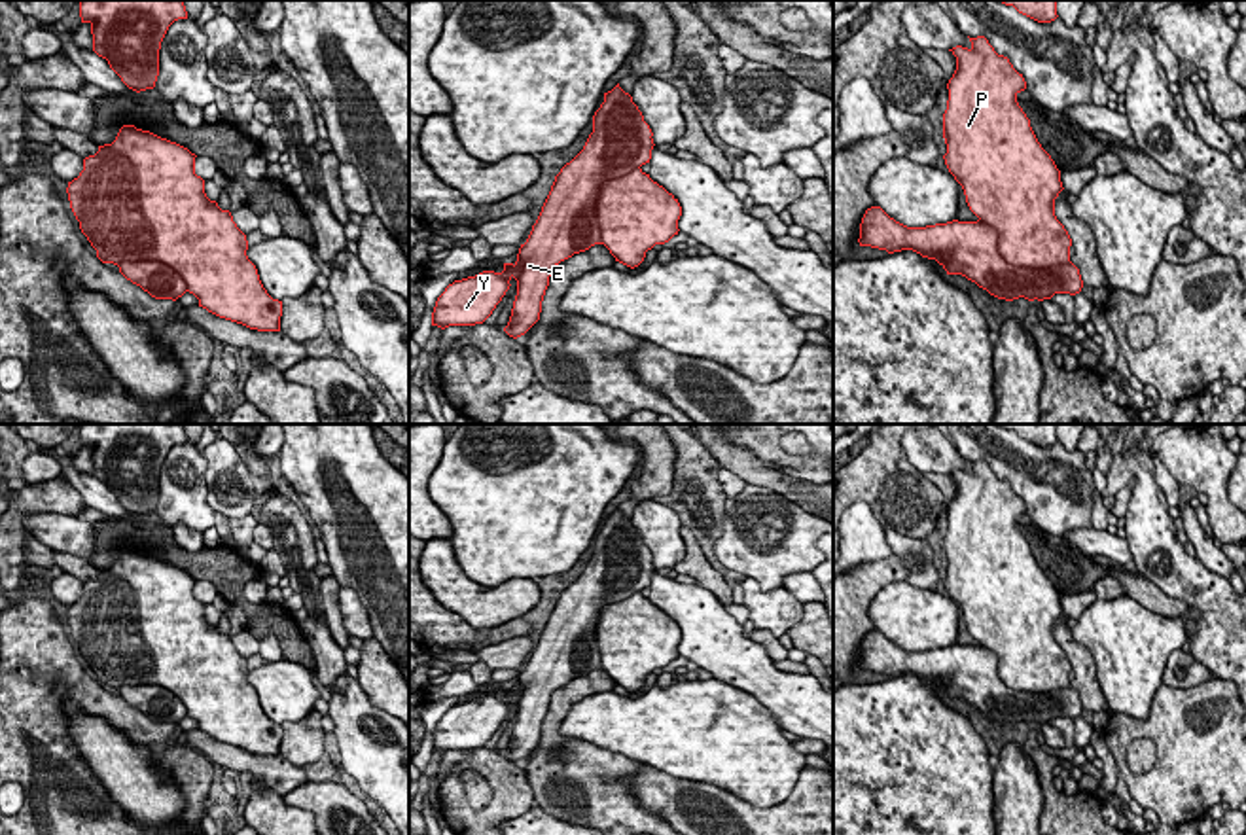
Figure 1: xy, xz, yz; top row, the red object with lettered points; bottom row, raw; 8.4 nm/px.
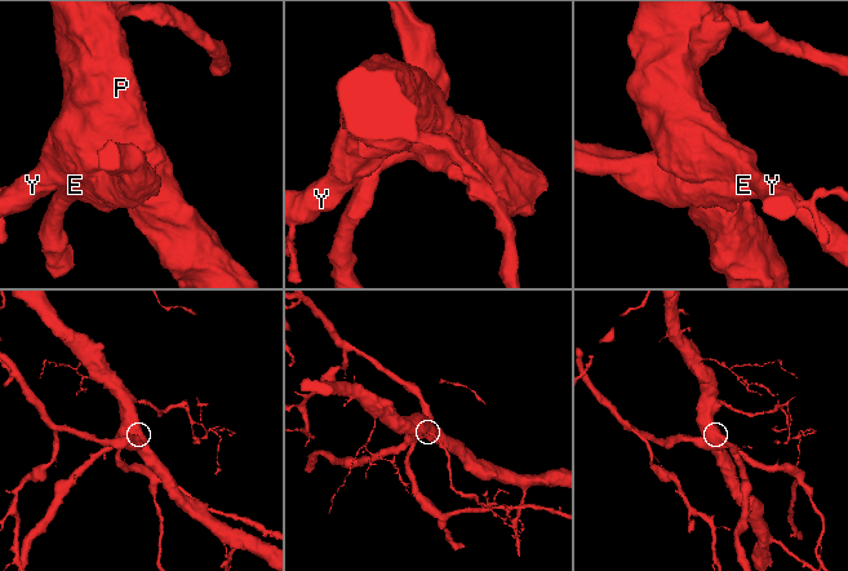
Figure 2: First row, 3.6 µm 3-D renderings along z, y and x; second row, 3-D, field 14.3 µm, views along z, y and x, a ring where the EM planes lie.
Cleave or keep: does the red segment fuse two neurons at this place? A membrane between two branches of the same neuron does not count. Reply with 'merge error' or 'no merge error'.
merge error

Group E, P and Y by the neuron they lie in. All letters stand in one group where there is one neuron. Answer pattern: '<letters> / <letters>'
E / P Y

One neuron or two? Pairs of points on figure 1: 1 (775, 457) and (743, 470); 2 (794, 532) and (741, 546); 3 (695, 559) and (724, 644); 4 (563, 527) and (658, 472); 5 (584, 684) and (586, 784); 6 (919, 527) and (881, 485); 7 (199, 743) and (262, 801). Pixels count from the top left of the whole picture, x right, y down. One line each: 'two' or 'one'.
1: two
2: one
3: two
4: two
5: one
6: one
7: two

